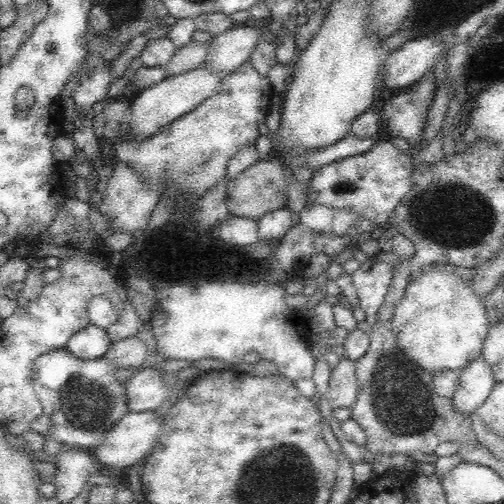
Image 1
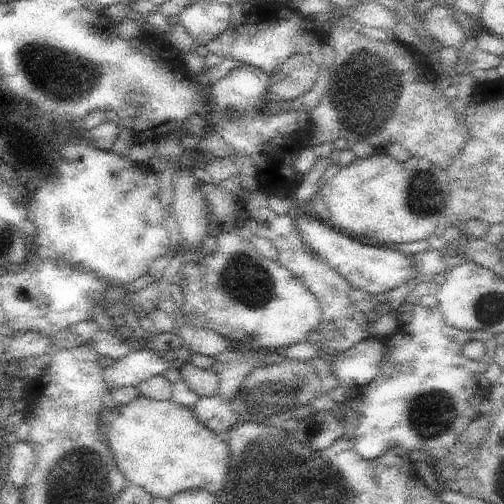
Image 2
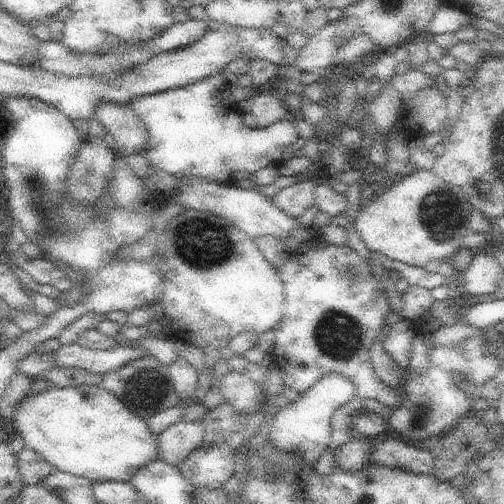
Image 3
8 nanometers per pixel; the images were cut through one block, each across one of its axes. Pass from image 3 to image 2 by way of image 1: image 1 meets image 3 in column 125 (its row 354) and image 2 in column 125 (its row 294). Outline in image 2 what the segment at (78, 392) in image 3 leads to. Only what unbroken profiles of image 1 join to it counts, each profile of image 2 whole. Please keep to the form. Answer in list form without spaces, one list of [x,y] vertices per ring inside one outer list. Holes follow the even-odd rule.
[[[137,396],[125,406],[115,406],[113,410],[103,412],[99,430],[113,454],[113,460],[119,472],[127,478],[129,484],[137,484],[139,488],[149,492],[151,498],[171,500],[173,496],[179,496],[185,490],[209,490],[217,496],[227,484],[227,472],[229,472],[229,460],[231,460],[227,442],[219,440],[215,432],[205,428],[195,418],[195,412],[191,408],[179,406],[173,400],[159,402],[159,400]]]

